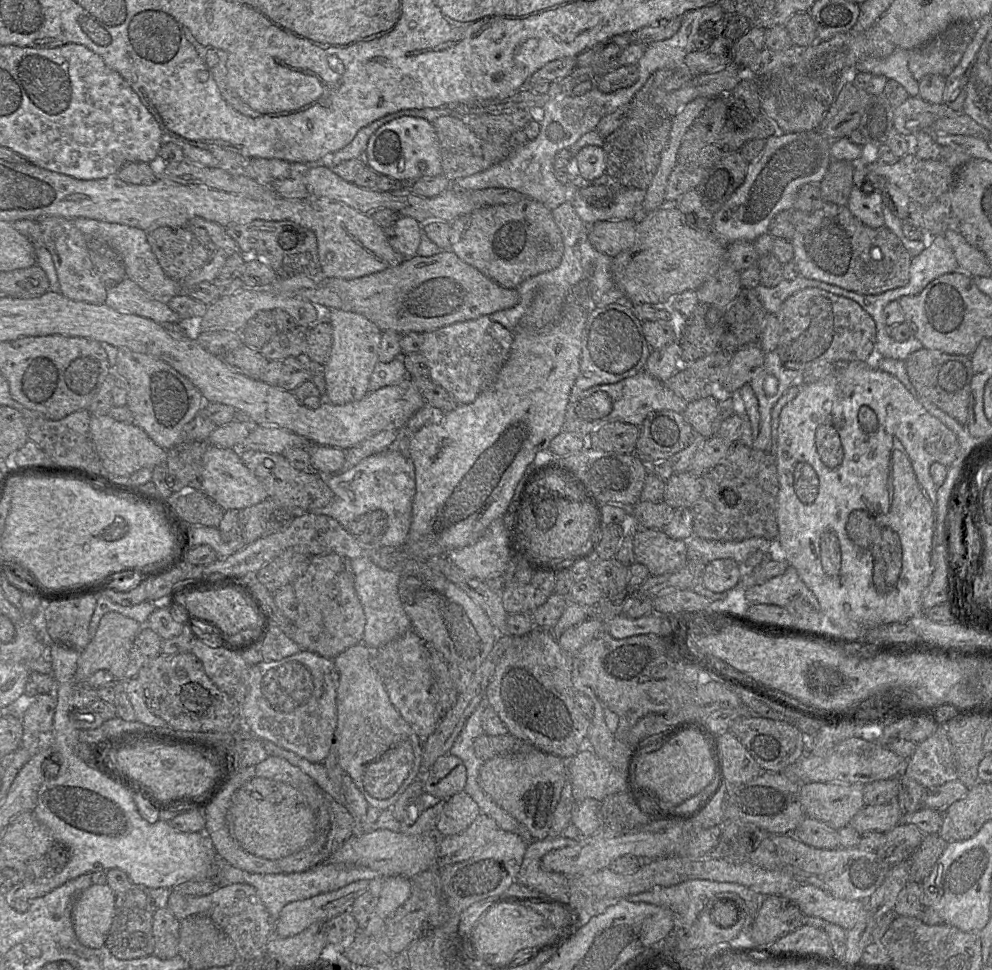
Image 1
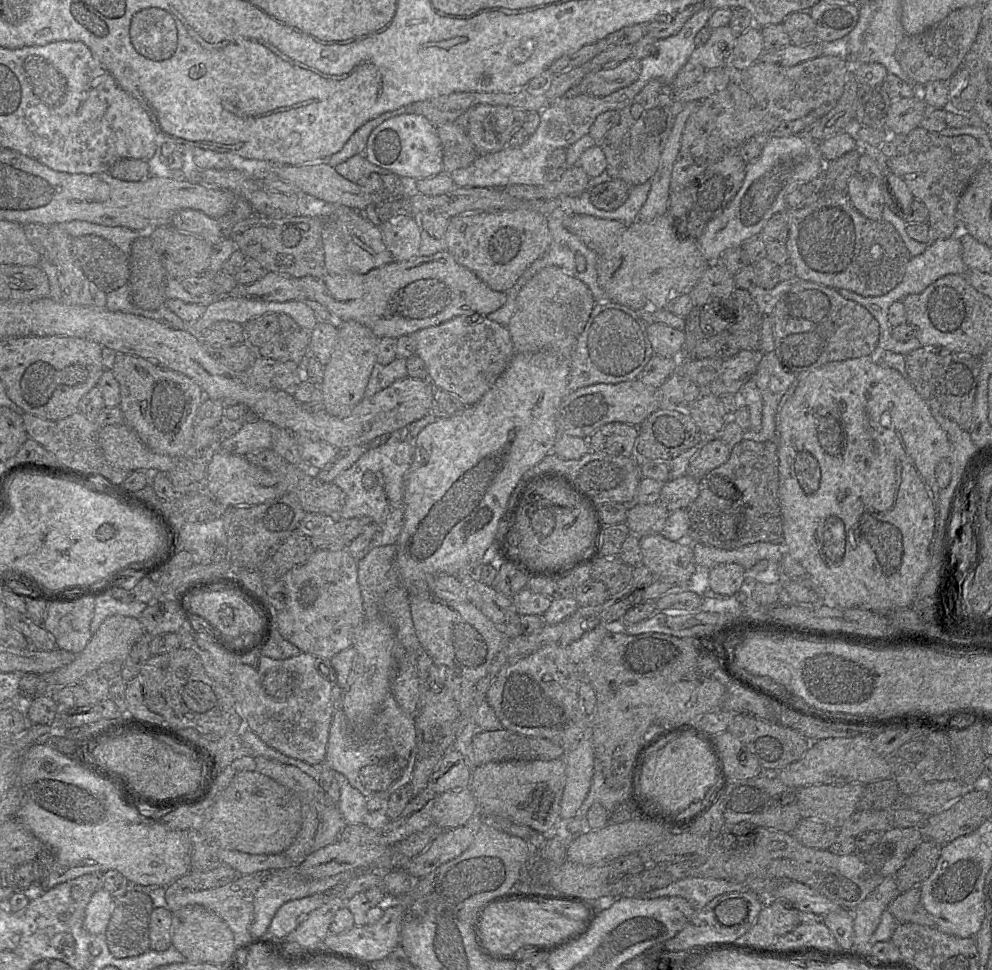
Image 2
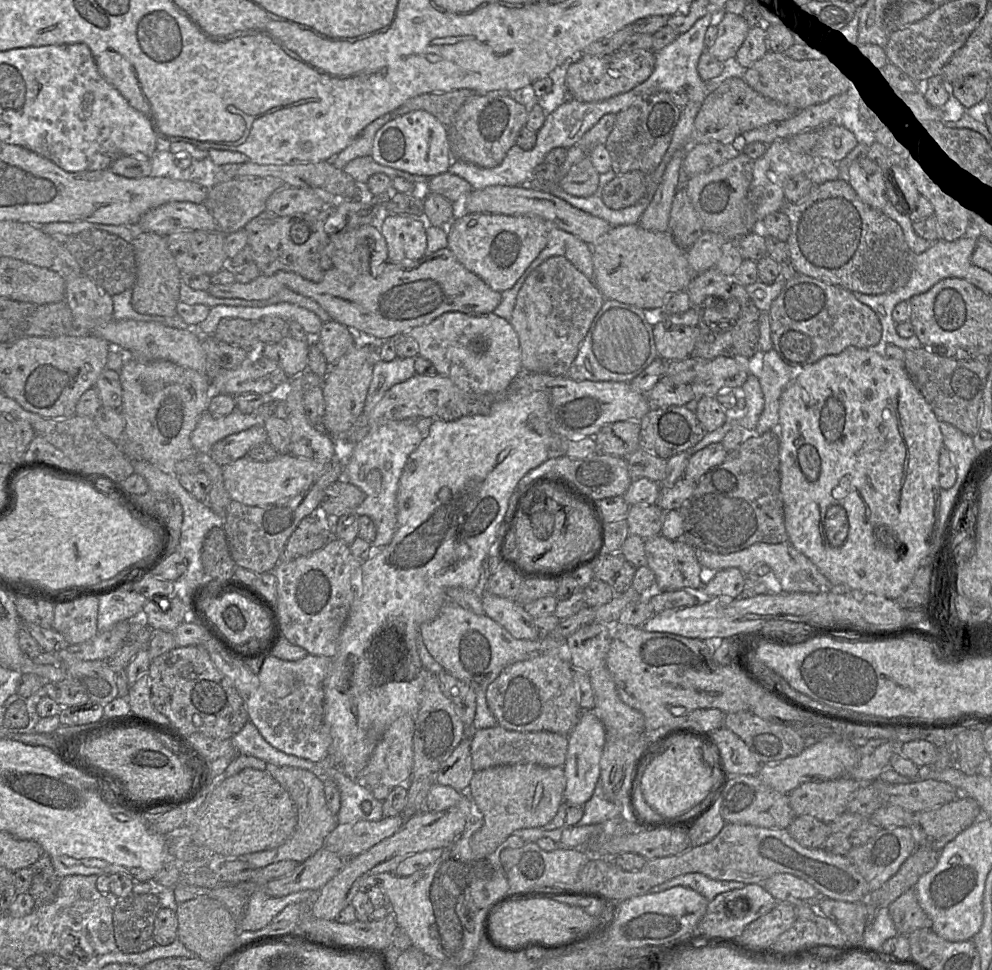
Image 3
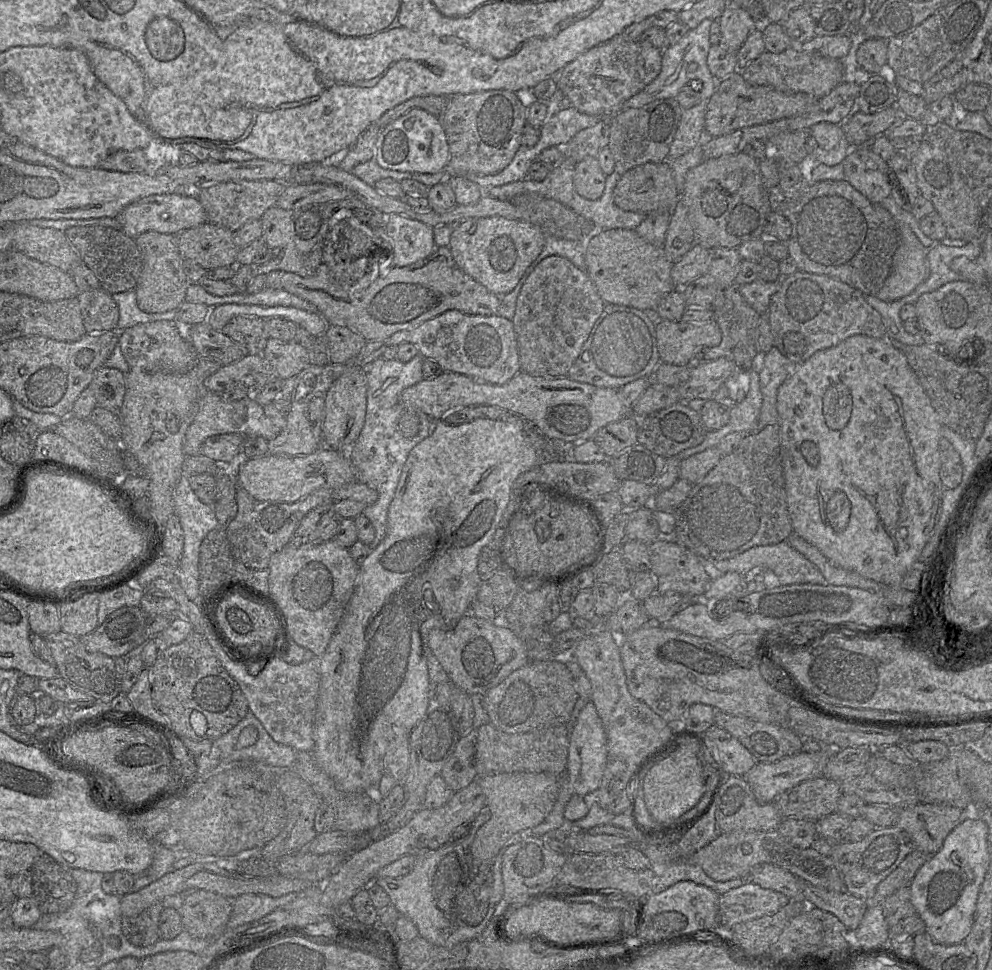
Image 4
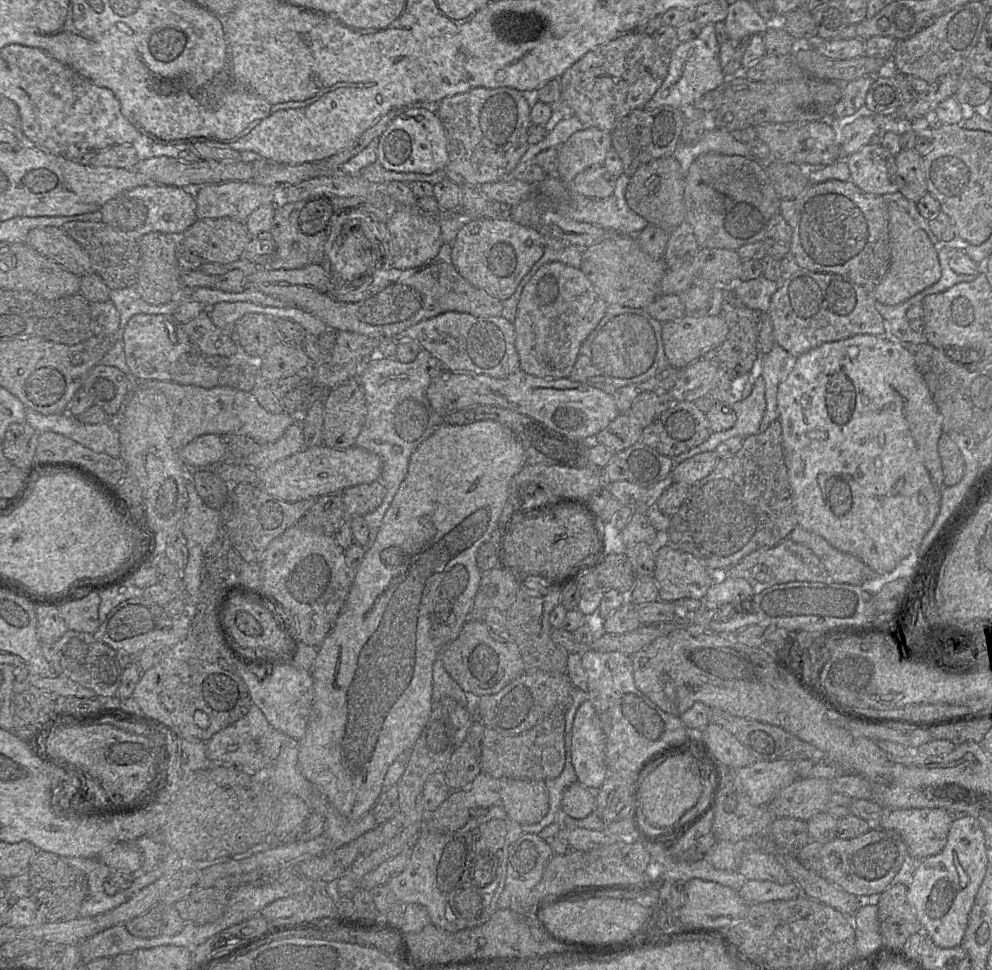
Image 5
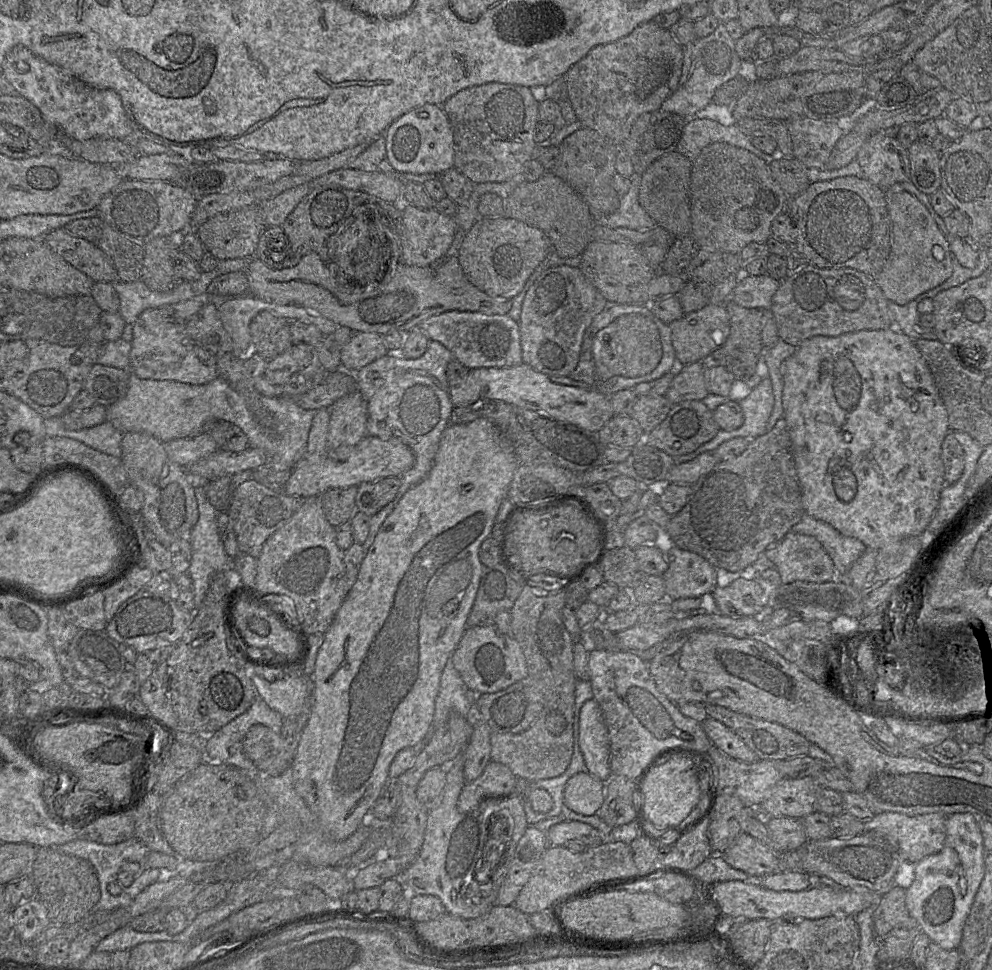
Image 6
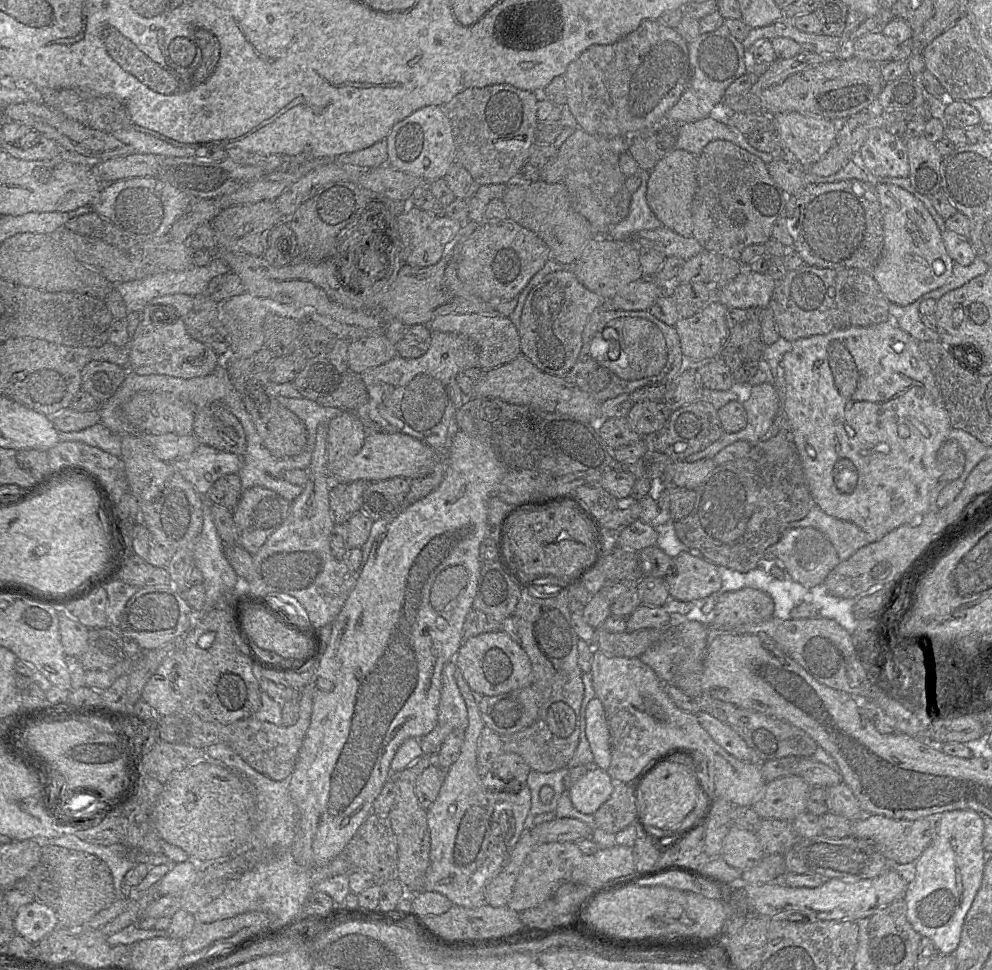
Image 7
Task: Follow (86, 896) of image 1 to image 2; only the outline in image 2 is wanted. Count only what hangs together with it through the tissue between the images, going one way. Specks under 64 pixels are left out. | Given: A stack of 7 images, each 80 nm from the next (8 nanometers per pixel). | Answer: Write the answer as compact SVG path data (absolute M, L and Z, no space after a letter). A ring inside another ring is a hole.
M105 888L93 893L83 920L84 929L93 935L106 932L113 912L114 897Z

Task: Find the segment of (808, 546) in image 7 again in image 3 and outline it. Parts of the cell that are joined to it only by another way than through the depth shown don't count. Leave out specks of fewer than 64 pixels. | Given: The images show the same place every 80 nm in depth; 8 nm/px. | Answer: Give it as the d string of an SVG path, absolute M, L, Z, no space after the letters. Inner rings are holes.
M755 543L748 548L730 554L716 554L709 551L697 551L697 559L701 567L719 571L726 568L738 568L742 573L750 572L756 564L766 564L775 574L783 593L821 593L830 588L823 588L806 570L796 563L788 552L788 543Z

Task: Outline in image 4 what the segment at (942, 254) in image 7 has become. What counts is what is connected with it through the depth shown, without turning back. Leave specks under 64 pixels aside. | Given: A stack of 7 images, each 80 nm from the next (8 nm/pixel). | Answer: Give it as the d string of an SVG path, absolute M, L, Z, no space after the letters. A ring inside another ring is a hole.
M898 222L900 244L894 254L893 267L876 297L892 302L912 293L930 273L925 248L911 228Z

